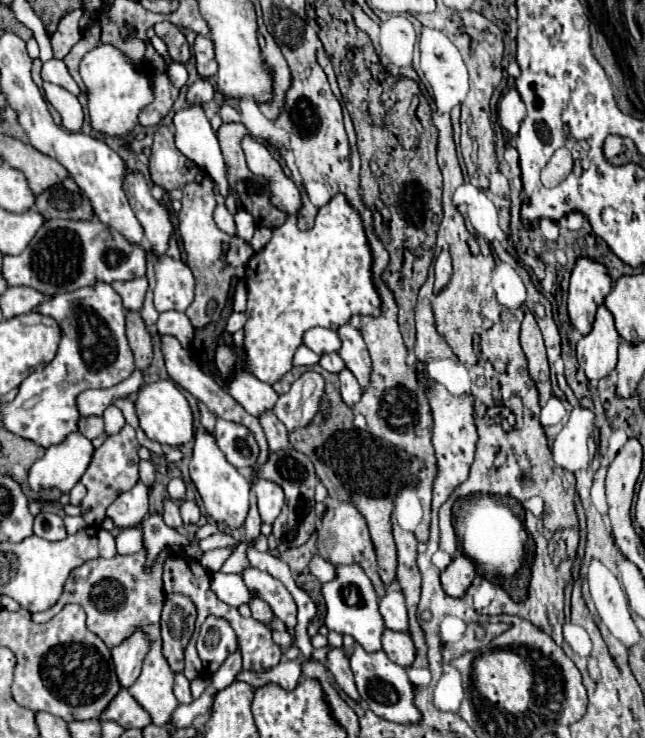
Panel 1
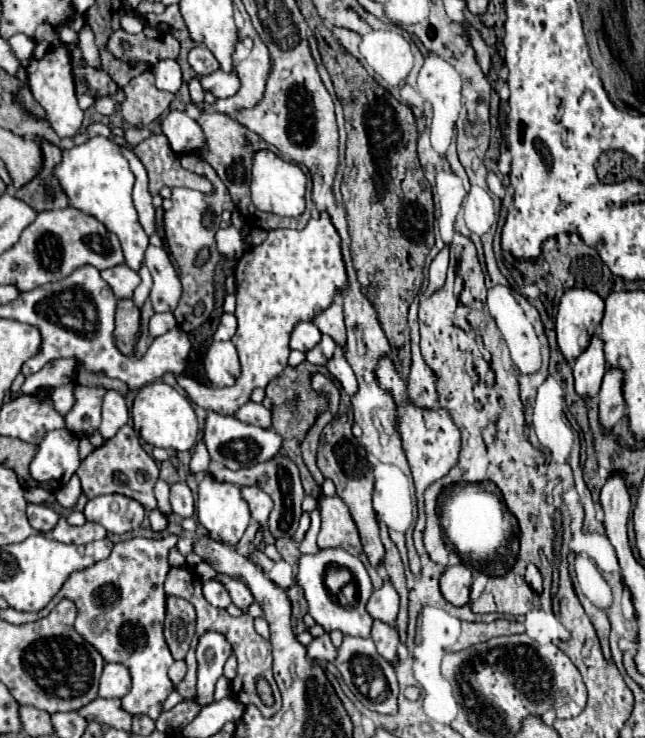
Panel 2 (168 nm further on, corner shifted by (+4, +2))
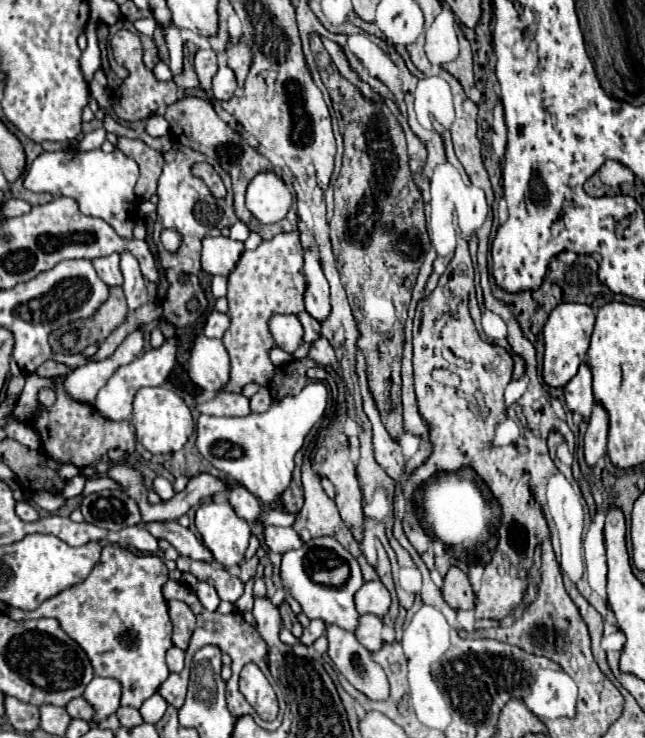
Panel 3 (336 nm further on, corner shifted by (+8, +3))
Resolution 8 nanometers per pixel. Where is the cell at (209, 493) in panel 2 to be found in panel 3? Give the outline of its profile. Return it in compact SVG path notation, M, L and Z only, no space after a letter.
M228 502L202 504L196 512L196 528L204 546L222 568L238 566L250 540L250 526L240 520Z

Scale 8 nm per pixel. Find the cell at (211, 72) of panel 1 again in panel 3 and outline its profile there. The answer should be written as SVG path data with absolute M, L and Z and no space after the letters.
M206 48L206 50L198 50L196 56L194 56L194 68L196 68L196 74L198 74L198 80L200 80L200 86L204 92L210 92L210 84L212 84L212 78L218 70L218 62L216 62L216 52Z

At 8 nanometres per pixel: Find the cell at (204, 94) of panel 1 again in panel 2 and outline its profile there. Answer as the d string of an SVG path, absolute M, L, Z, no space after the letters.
M214 71L212 75L206 75L200 78L204 91L210 91L216 99L230 97L238 91L238 77L236 73L224 73L224 71Z

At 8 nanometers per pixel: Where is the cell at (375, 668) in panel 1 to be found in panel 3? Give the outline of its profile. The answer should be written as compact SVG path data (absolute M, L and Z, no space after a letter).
M326 626L328 656L340 674L370 700L388 698L388 680L384 670L370 658L370 652L356 640L356 636L338 626Z

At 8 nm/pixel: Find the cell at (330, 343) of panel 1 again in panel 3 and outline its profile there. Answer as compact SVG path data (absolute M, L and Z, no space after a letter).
M274 314L268 320L268 326L270 326L270 334L276 346L282 348L284 352L292 354L302 344L304 330L294 314Z

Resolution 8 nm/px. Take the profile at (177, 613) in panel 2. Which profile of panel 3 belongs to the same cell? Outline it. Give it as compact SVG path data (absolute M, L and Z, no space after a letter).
M170 600L168 610L170 610L172 626L174 626L172 642L180 650L186 650L188 642L190 642L190 636L192 636L192 632L196 628L196 616L192 614L192 610L184 602L178 602L178 600Z

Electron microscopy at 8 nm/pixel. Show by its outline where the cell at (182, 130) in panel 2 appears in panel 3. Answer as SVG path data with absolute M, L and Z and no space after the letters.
M150 116L146 122L146 132L152 138L160 138L160 136L166 136L170 132L170 126L168 126L164 116Z

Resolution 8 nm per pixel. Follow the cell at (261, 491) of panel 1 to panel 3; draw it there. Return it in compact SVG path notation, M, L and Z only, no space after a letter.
M236 486L228 492L228 504L234 508L234 512L244 518L246 522L254 522L260 514L260 500L252 496L244 486Z

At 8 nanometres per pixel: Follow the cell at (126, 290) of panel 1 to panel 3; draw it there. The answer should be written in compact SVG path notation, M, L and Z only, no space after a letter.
M110 254L110 256L104 256L104 258L92 260L98 276L108 286L122 286L122 272L118 268L118 262L120 262L120 254Z

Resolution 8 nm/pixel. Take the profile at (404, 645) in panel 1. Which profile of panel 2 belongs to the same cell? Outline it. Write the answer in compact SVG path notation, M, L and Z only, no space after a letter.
M374 621L374 625L372 625L372 641L374 641L378 653L386 661L394 663L398 659L400 637L398 637L398 631L392 625L386 625L382 621Z

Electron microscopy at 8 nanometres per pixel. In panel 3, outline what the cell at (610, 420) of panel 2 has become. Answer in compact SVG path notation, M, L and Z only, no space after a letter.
M596 402L592 418L588 422L588 432L584 434L584 460L590 468L606 454L606 442L608 442L608 414Z

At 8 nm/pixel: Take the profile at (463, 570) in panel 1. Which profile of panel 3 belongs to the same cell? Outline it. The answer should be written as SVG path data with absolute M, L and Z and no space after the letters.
M452 566L444 578L444 590L442 590L442 596L444 600L448 602L450 608L454 610L470 610L474 608L474 590L470 586L470 580L468 576Z

